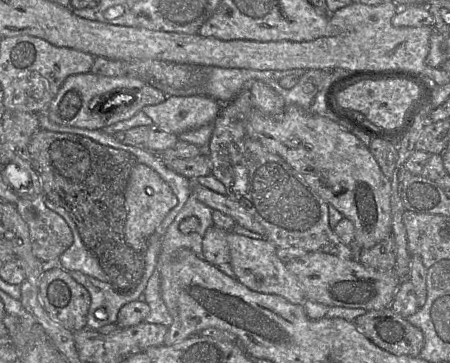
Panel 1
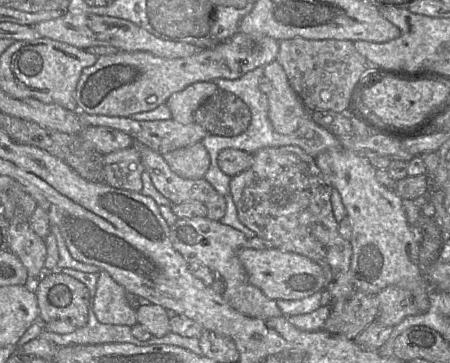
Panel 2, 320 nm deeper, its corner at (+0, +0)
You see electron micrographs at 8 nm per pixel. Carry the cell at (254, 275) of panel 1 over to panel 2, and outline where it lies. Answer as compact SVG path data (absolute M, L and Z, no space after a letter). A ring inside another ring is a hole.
M205 217L177 218L169 227L172 245L188 263L201 263L210 268L225 283L224 299L239 313L252 318L267 319L283 315L276 300L268 298L258 287L249 283L238 252L247 240L239 230Z

